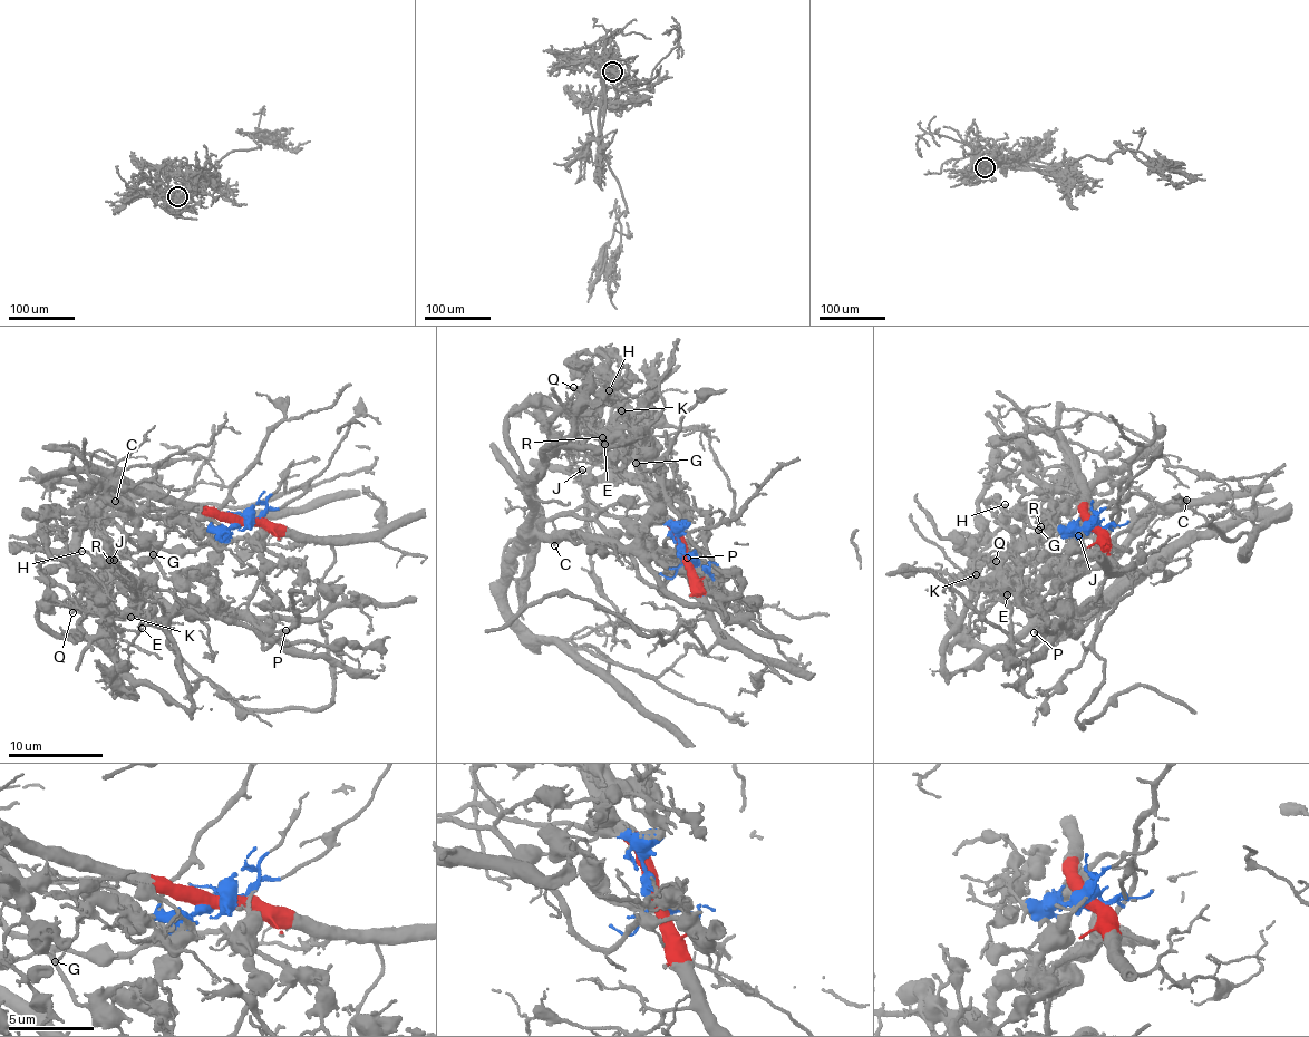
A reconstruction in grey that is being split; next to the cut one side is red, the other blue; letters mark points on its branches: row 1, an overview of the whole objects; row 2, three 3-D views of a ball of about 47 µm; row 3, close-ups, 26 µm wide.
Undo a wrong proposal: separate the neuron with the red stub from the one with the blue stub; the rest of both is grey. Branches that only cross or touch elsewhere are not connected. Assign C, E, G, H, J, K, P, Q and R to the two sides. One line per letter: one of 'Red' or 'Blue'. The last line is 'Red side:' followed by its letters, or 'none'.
C: Blue
E: Blue
G: Blue
H: Blue
J: Blue
K: Blue
P: Blue
Q: Blue
R: Blue
Red side: none

